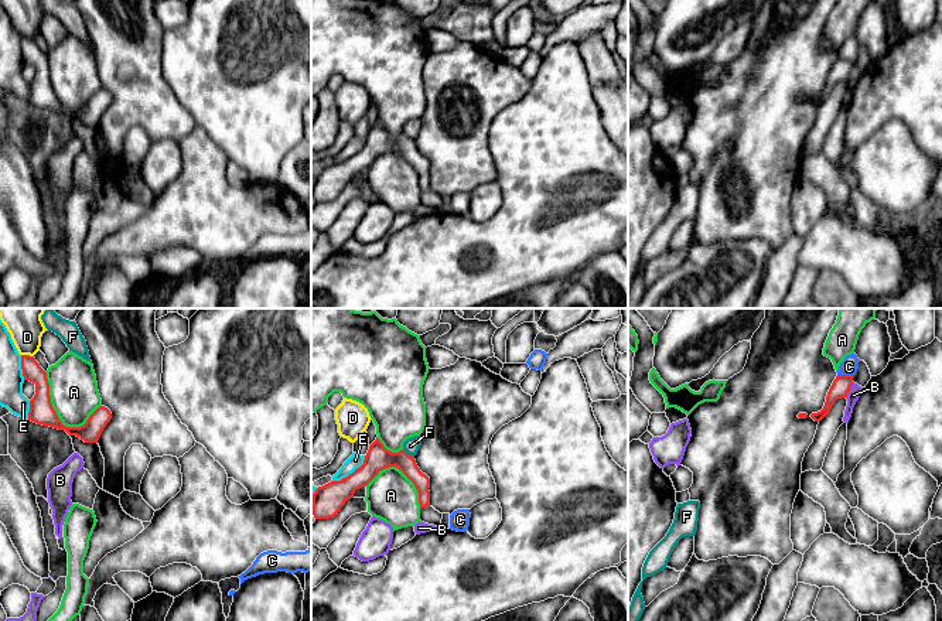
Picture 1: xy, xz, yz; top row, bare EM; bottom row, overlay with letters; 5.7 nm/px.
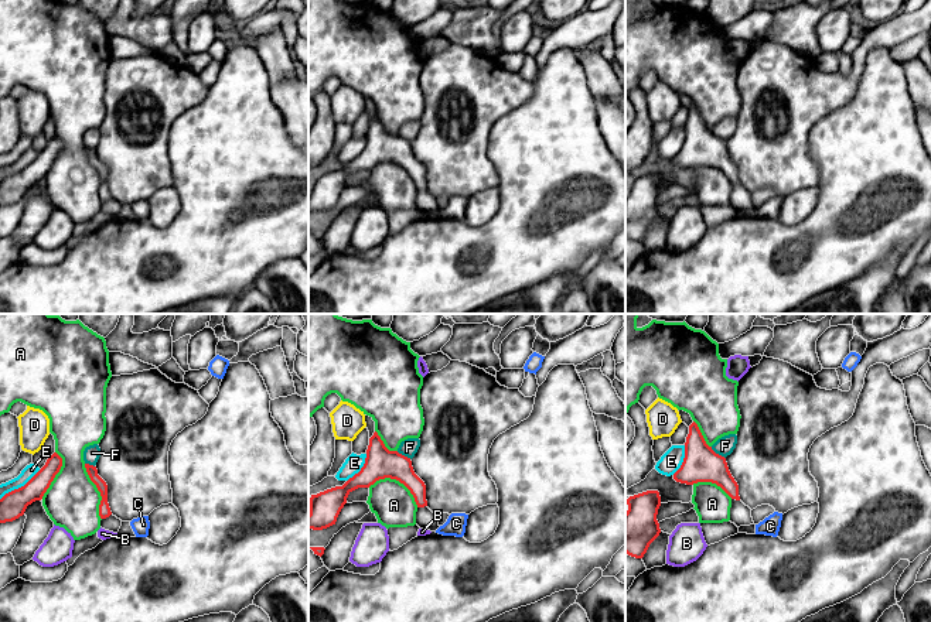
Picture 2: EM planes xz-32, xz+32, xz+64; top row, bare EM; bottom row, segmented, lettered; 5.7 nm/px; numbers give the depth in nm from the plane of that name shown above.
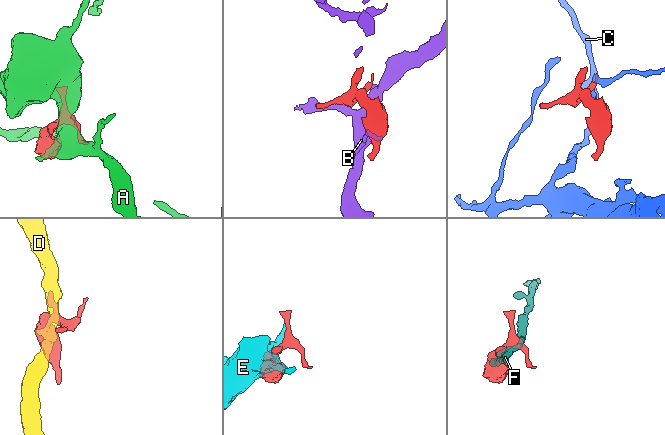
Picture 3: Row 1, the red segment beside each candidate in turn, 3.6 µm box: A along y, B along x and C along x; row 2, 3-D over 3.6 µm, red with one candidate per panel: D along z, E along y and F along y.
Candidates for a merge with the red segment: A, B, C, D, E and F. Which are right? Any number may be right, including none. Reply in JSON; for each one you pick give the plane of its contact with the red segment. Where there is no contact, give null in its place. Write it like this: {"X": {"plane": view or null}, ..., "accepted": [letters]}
{"accepted": []}

